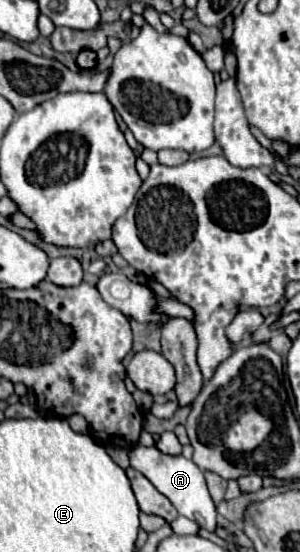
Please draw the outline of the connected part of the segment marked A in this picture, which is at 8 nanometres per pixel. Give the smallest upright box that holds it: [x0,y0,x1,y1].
[129,445,217,531]

